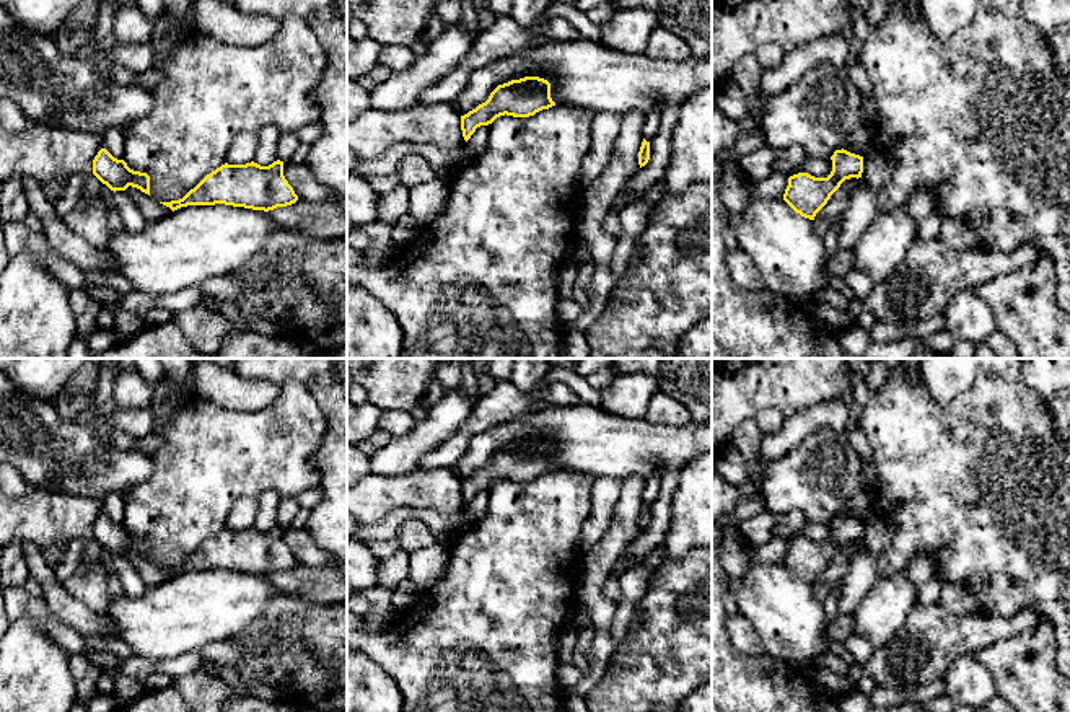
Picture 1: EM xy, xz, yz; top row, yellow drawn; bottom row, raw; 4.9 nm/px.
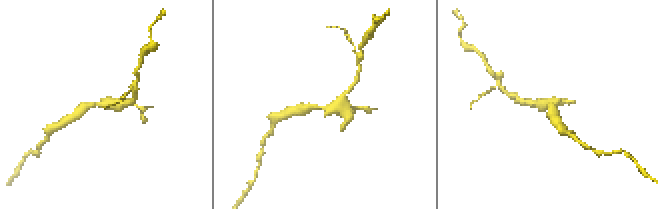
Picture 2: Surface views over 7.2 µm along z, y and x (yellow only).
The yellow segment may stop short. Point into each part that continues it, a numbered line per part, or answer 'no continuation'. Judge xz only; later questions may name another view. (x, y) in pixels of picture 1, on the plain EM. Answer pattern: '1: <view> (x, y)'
no continuation

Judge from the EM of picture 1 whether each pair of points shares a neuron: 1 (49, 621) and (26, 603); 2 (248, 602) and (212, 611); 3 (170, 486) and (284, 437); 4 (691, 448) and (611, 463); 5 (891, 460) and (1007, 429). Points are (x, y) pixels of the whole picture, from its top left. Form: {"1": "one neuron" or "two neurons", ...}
{"1": "one neuron", "2": "one neuron", "3": "one neuron", "4": "one neuron", "5": "one neuron"}

